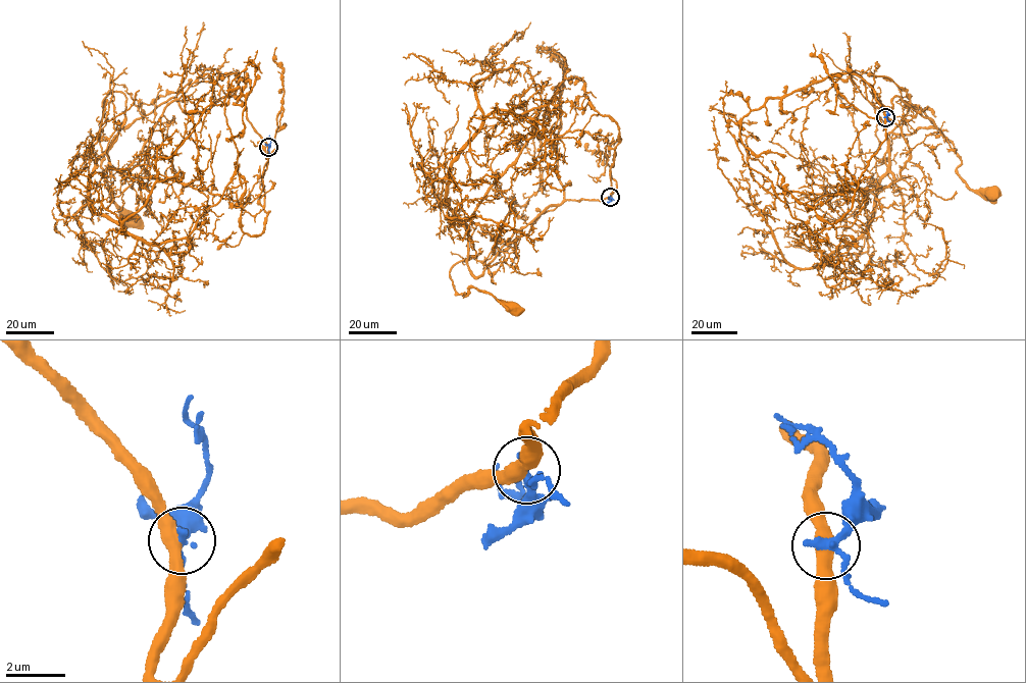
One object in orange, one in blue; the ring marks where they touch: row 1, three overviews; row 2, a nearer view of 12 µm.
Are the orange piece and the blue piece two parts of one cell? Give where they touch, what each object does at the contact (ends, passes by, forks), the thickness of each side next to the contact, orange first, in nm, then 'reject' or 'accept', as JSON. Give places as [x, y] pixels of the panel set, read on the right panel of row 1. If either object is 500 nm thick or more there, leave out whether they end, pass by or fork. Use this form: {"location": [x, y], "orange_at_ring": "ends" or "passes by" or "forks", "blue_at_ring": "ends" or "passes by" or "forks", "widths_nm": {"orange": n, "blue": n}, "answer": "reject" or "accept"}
{"location": [885, 117], "orange_at_ring": "passes by", "blue_at_ring": "passes by", "widths_nm": {"orange": 440, "blue": 240}, "answer": "reject"}

